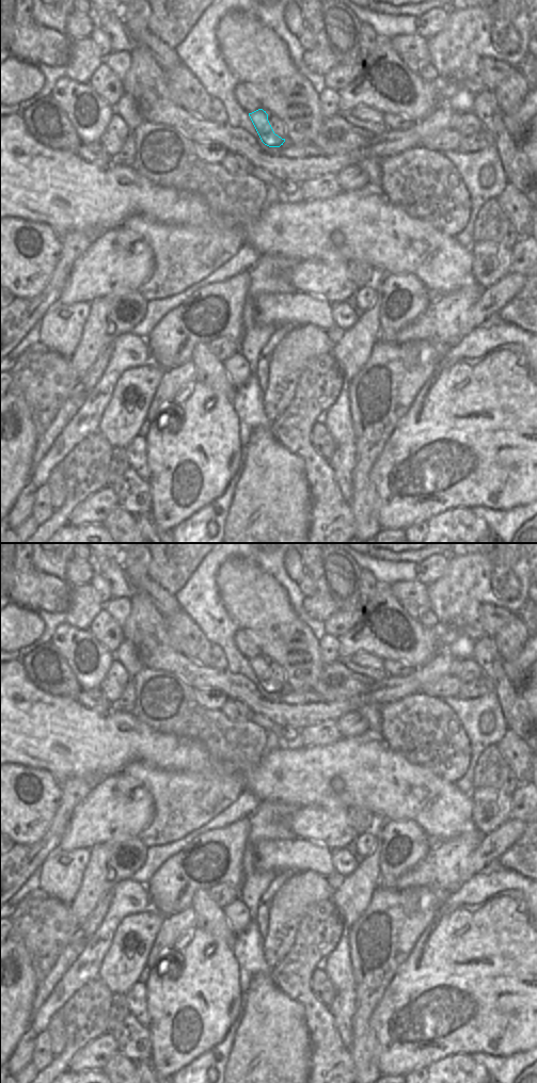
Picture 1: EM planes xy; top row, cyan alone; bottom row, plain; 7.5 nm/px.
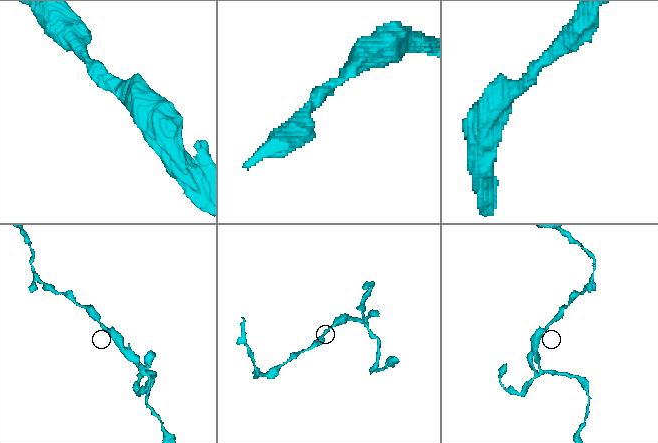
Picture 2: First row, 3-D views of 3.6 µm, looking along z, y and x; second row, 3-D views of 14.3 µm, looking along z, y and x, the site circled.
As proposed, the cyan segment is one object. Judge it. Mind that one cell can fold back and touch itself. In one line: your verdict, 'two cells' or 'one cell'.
one cell

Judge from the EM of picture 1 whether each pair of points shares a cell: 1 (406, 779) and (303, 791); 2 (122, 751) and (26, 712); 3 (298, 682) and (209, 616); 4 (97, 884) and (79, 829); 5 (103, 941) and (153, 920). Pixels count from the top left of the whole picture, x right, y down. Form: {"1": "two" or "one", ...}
{"1": "one", "2": "one", "3": "two", "4": "two", "5": "two"}

